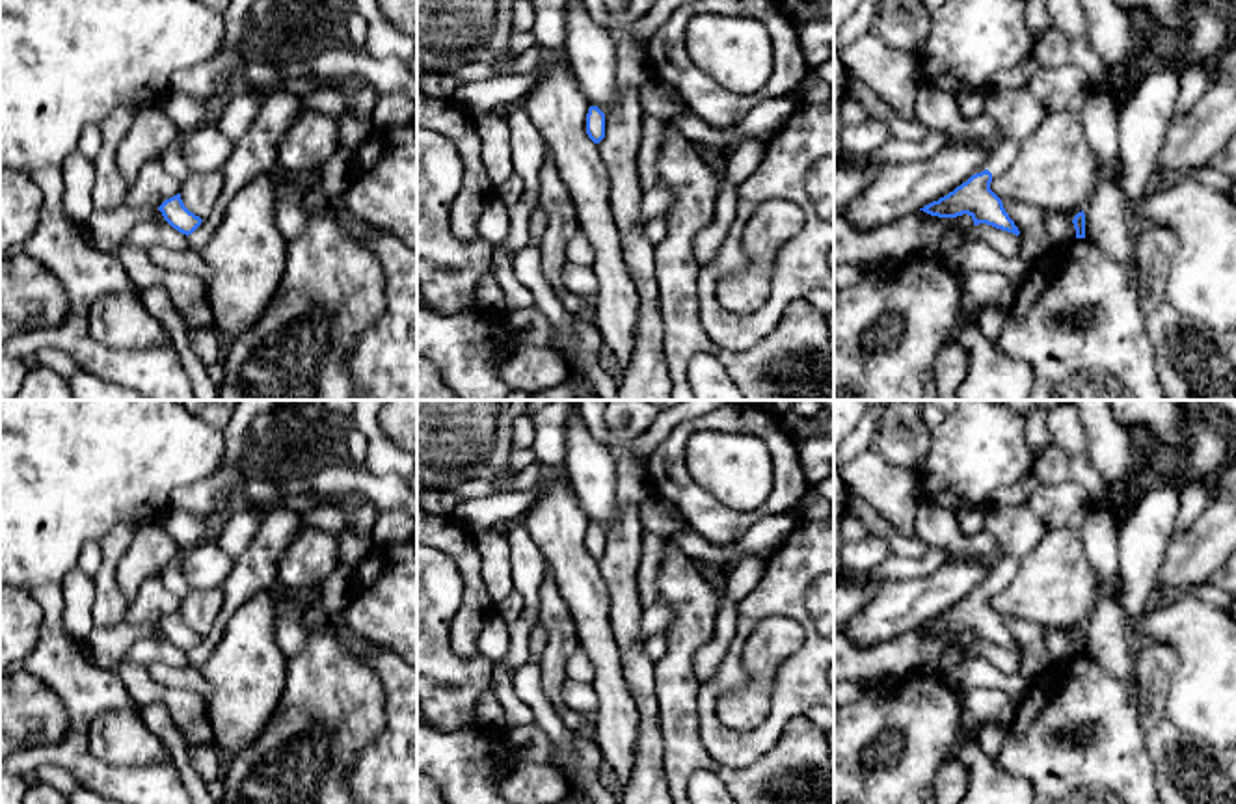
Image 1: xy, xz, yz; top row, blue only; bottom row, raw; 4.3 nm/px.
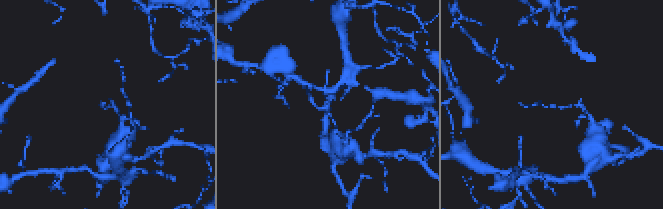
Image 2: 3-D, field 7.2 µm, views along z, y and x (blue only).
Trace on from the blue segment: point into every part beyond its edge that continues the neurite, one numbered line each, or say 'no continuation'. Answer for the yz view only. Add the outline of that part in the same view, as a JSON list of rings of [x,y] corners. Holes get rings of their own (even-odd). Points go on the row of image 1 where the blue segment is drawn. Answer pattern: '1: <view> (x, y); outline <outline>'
1: yz (1017, 112); outline [[[1026,87],[988,91],[985,97],[985,112],[1003,132],[1001,141],[992,147],[988,166],[992,177],[998,177],[1013,164],[1020,145],[1039,128],[1046,112]]]

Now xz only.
no continuation

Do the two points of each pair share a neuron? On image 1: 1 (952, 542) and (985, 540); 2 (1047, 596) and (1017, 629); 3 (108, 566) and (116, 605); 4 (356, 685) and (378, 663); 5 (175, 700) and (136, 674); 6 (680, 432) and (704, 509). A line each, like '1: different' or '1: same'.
1: same
2: different
3: same
4: different
5: same
6: same

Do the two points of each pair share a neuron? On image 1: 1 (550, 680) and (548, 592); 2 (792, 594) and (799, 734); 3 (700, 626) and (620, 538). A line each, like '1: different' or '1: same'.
1: same
2: different
3: different

